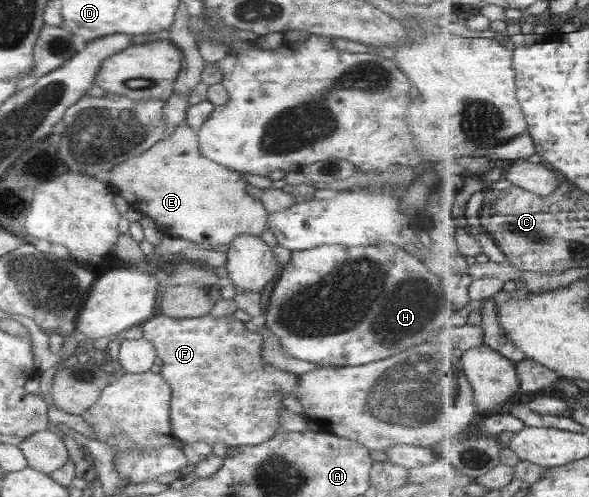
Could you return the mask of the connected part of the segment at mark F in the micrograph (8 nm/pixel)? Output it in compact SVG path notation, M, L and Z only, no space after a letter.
M204 314L192 319L171 319L152 315L141 325L142 338L153 345L160 377L169 385L169 422L171 433L182 443L202 441L208 445L222 443L227 448L258 445L268 441L278 430L281 412L280 396L295 395L298 376L263 362L262 337L244 329L232 315L212 318Z

